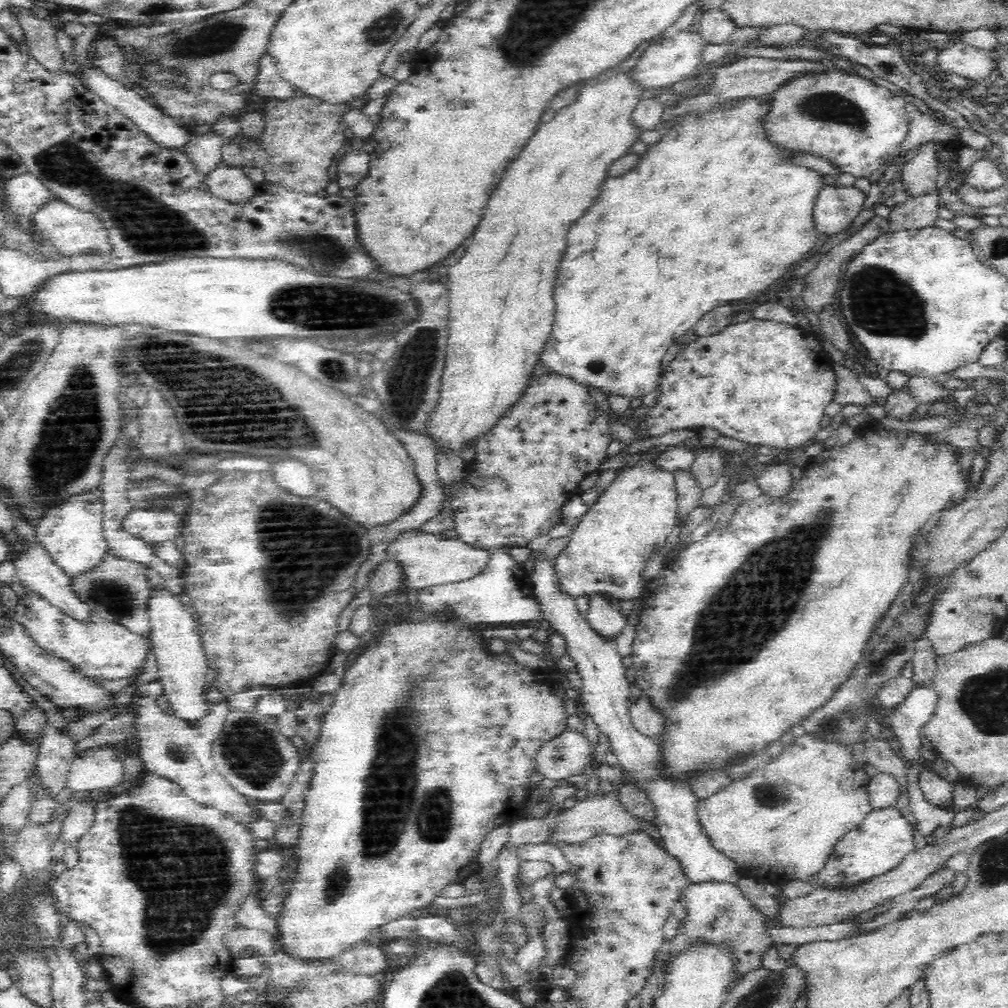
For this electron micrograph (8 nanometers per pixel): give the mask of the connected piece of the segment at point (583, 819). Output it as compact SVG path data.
M611 791L608 794L594 795L583 801L576 800L572 808L564 809L558 818L558 826L554 828L554 834L550 836L550 842L581 843L600 834L610 834L614 838L626 836L626 834L636 834L636 832L644 832L642 824L632 813L628 812L628 809L618 799L616 792Z

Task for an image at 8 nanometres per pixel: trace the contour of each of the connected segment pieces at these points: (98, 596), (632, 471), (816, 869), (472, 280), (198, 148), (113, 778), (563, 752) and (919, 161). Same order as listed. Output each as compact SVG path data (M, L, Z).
M108 548L105 555L89 571L69 576L70 587L76 597L92 610L93 615L118 622L136 634L148 636L151 630L148 613L149 601L154 591L148 582L150 566L136 559L128 559L112 553Z
M650 456L632 467L617 470L610 486L600 495L596 504L580 517L579 523L572 527L570 541L566 548L560 550L554 560L554 578L558 589L572 599L588 594L606 593L612 595L617 602L640 601L645 583L642 572L646 568L648 557L658 549L658 544L666 542L666 538L676 524L677 488L673 472L664 470L654 463Z
M805 734L784 746L782 752L764 770L757 771L750 778L734 780L720 792L699 799L698 820L712 845L737 862L742 876L778 886L792 880L808 881L826 867L838 841L854 830L873 810L867 793L870 777L866 776L864 766L866 763L852 757L852 746L823 742Z
M610 71L603 76L589 79L580 86L584 86L578 94L578 102L574 102L573 106L558 110L554 113L554 116L544 116L542 120L546 120L546 124L542 124L536 134L528 140L528 143L522 152L518 154L510 166L506 168L506 172L502 174L502 180L498 182L488 204L484 209L480 222L474 226L475 231L472 235L472 243L466 248L466 252L448 268L448 287L449 287L449 336L447 340L447 351L445 358L444 370L441 376L439 395L437 405L434 410L431 411L423 429L421 435L429 438L437 452L452 452L456 456L460 456L466 448L472 448L476 445L476 442L480 438L486 437L486 434L490 434L494 426L498 424L501 418L504 418L509 410L521 400L522 396L528 389L528 382L532 380L532 372L536 368L536 364L540 362L541 354L544 352L544 346L548 342L550 333L554 326L555 318L555 302L554 302L554 288L556 288L556 278L558 274L558 266L562 262L562 256L566 252L566 232L568 228L560 228L560 226L570 226L570 222L578 220L586 212L588 206L592 206L596 194L598 194L598 186L602 186L606 178L606 168L611 162L614 162L618 157L628 154L630 148L638 142L639 136L641 135L640 130L634 129L632 125L632 111L636 108L636 103L640 100L641 88L638 88L629 77L628 72L613 72Z
M209 131L202 136L193 136L183 149L193 164L196 173L202 178L208 177L218 168L222 160L223 137Z
M103 744L74 754L70 761L67 787L74 792L108 788L114 791L124 780L124 774L122 759L116 757L116 746Z
M566 726L558 736L544 741L533 756L535 778L564 780L583 774L590 762L590 739L580 730Z
M931 144L919 146L916 156L903 164L901 183L909 198L924 196L936 188L939 149Z

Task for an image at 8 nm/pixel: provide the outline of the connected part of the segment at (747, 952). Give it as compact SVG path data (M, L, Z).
M721 882L690 884L684 888L684 896L687 900L686 916L678 923L676 936L672 936L670 941L664 940L665 947L654 955L653 972L658 978L655 998L658 998L665 984L666 970L670 962L697 945L727 946L733 960L736 984L745 978L746 974L763 967L762 958L776 942L769 933L765 915L755 909L753 902L743 895L738 886Z

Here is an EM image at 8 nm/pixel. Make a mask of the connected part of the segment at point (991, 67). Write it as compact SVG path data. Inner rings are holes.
M960 40L950 43L937 55L937 64L942 70L977 81L990 76L998 66L997 61L994 53L986 53Z

